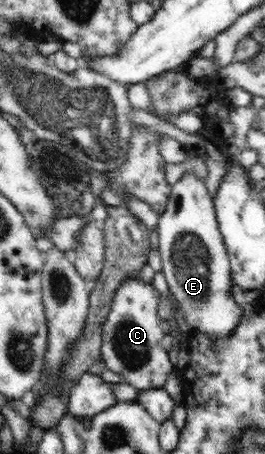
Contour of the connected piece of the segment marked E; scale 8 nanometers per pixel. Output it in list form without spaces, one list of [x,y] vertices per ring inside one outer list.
[[[186,172],[171,185],[171,195],[165,211],[158,217],[156,230],[159,233],[162,272],[190,332],[206,333],[210,341],[233,333],[241,323],[243,308],[232,295],[229,255],[218,229],[213,197],[206,182]]]

